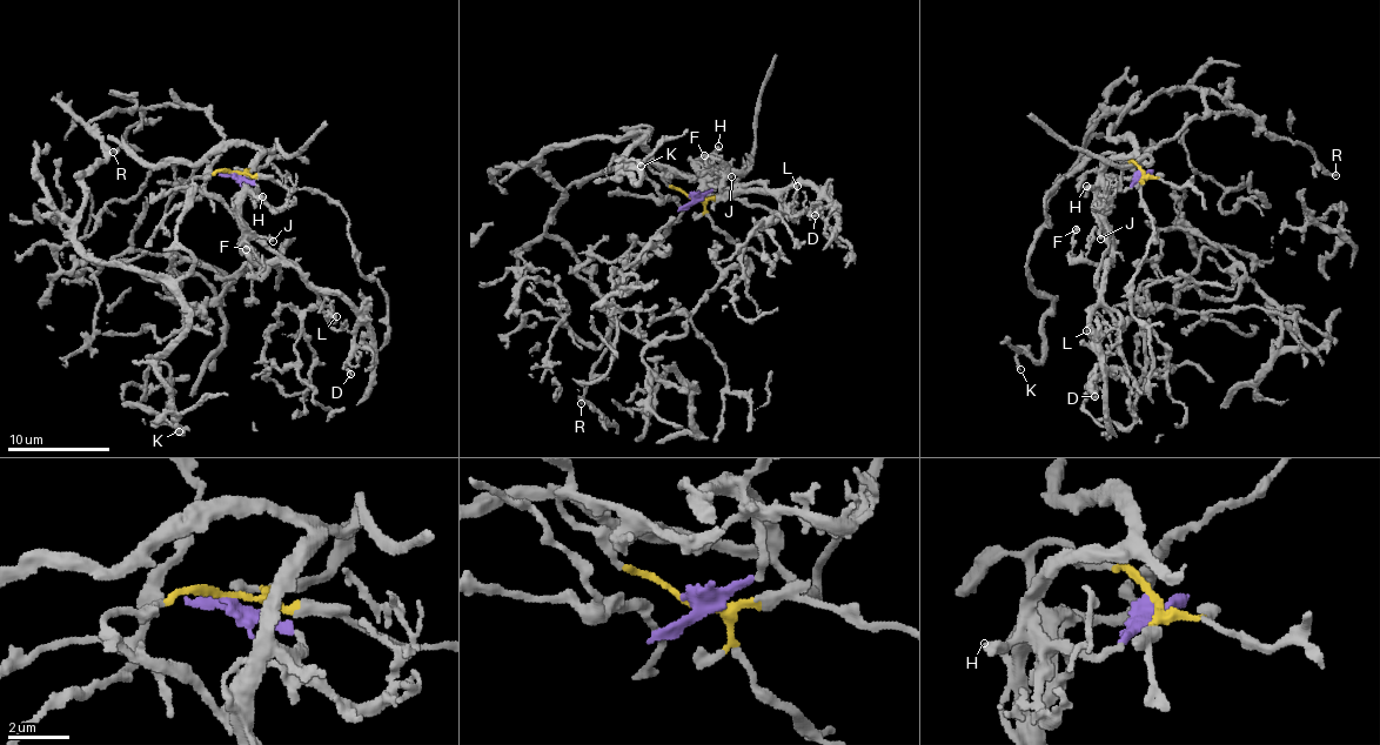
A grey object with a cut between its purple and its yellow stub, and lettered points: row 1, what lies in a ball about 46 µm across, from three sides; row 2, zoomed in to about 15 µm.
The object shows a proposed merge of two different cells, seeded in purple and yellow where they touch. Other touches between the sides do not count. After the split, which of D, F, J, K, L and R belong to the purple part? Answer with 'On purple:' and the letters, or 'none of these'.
On purple: D, F, J, L

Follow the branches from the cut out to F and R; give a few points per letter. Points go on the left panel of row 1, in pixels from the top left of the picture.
F: (233, 175), (256, 186), (256, 192), (249, 190), (242, 201), (242, 230), (263, 272), (263, 262), (246, 249)
R: (233, 173), (193, 181), (193, 264), (171, 280), (74, 236), (106, 158), (88, 127), (136, 107), (113, 150)

